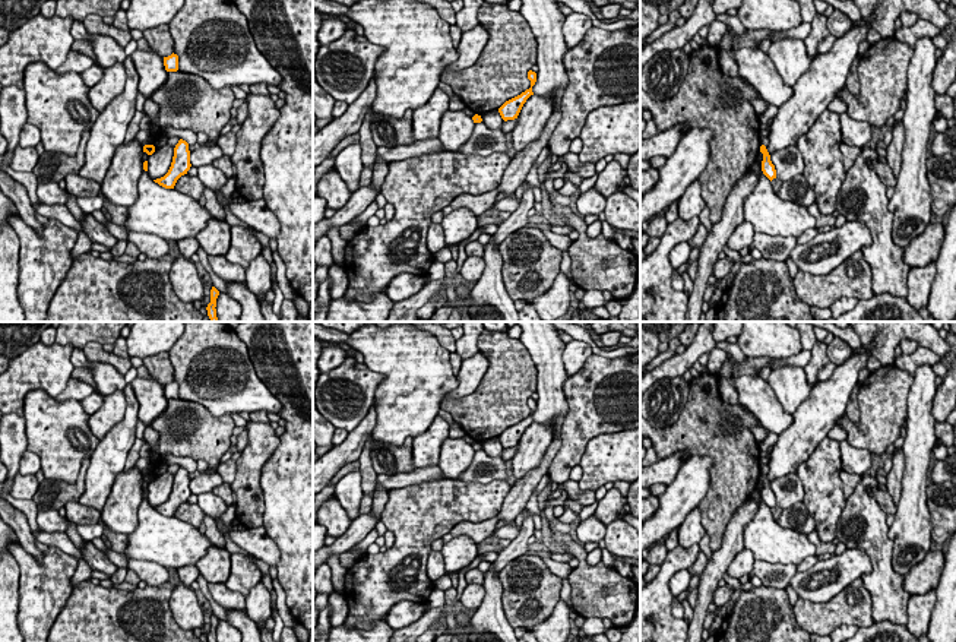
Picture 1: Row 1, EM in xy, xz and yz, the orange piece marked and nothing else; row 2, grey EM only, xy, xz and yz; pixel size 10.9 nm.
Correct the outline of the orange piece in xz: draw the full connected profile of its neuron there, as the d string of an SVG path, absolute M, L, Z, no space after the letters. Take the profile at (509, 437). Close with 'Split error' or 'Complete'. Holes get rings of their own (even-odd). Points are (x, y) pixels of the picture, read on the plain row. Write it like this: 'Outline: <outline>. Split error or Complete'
Outline: M529 398L528 399L528 407L531 408L531 415L526 417L525 420L522 420L520 423L506 428L500 436L498 436L498 440L501 443L501 446L504 449L507 447L515 447L517 446L523 431L526 430L526 427L534 423L532 420L532 414L535 412L536 409L536 401Z. Complete

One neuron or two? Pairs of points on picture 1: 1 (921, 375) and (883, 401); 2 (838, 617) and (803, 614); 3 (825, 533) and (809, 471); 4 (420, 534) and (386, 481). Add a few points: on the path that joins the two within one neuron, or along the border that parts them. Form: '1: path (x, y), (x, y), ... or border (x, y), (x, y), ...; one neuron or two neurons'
1: border (914, 378), (909, 386), (907, 414); two neurons
2: path (829, 617), (812, 617); one neuron
3: path (825, 518), (822, 486); one neuron
4: border (424, 481), (389, 490); two neurons

